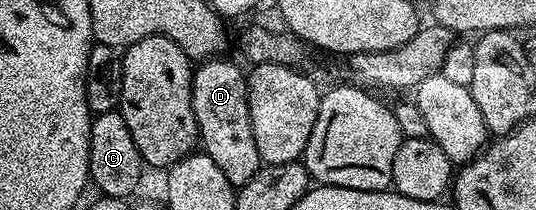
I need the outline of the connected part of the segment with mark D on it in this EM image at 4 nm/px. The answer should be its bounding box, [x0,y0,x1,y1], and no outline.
[191,58,261,186]

